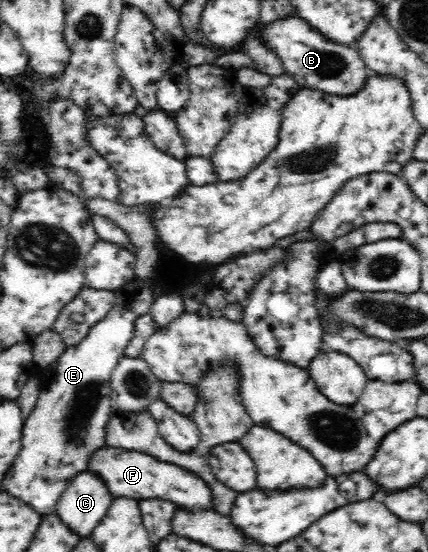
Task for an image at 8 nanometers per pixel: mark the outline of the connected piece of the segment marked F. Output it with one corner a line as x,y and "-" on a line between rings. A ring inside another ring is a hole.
104,444
99,450
90,453
86,470
106,483
110,496
130,499
167,499
182,509
212,509
212,490
208,485
188,473
186,469
172,463
164,463
144,452
113,448

